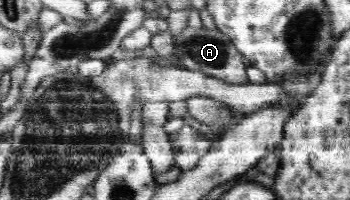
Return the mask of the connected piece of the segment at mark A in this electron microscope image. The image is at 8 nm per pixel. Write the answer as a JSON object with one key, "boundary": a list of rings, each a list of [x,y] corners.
{"boundary":[[[189,27],[184,32],[177,34],[173,38],[173,51],[171,57],[160,57],[154,52],[151,45],[145,46],[144,49],[128,51],[125,56],[146,55],[150,59],[165,66],[174,66],[186,70],[197,70],[199,73],[206,76],[219,78],[223,82],[231,84],[246,84],[249,83],[246,77],[246,66],[242,62],[243,56],[237,51],[237,48],[230,42],[226,34],[217,29],[194,28]]]}

